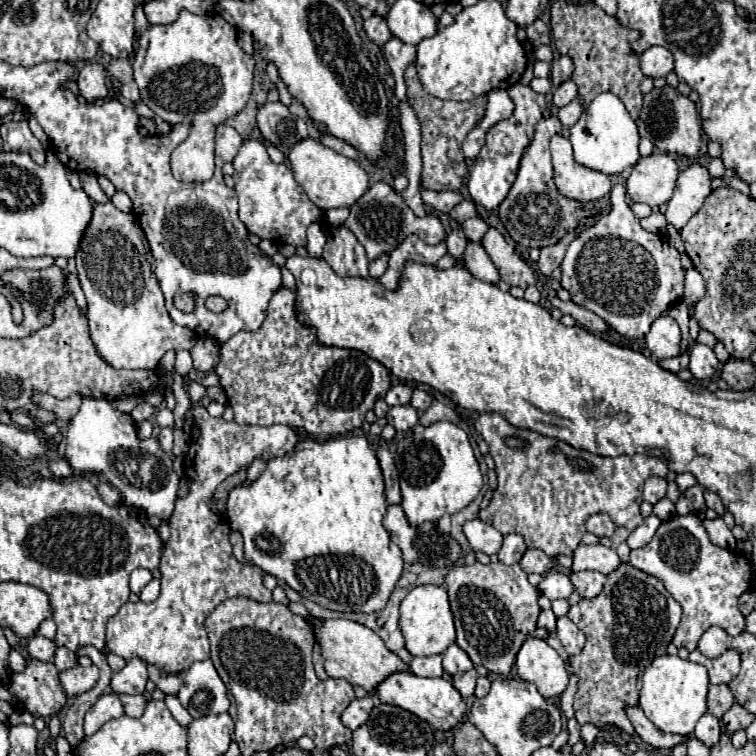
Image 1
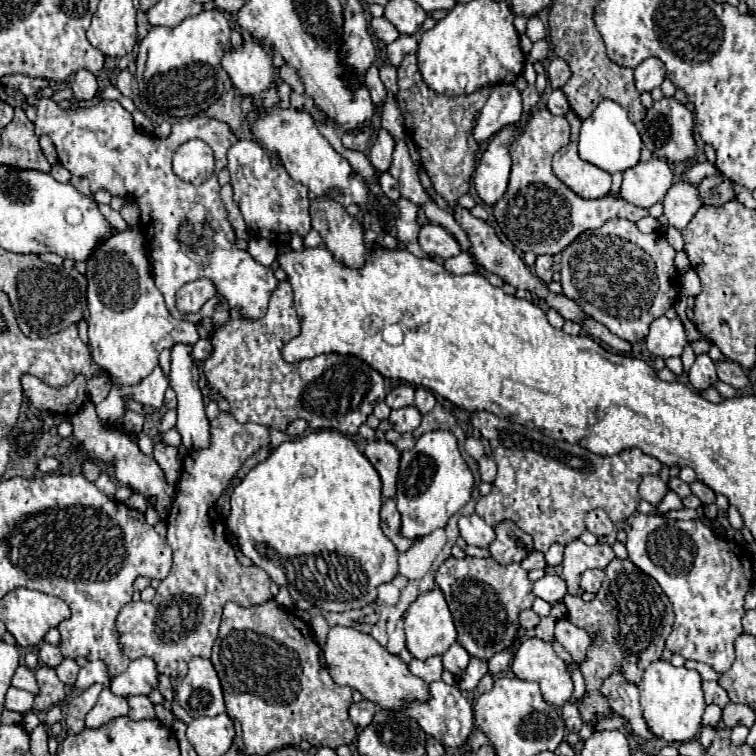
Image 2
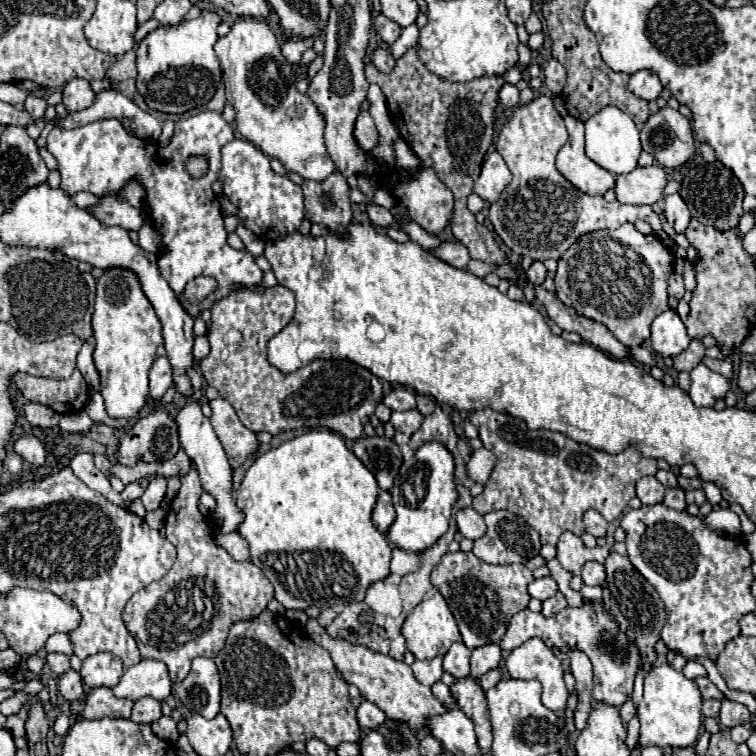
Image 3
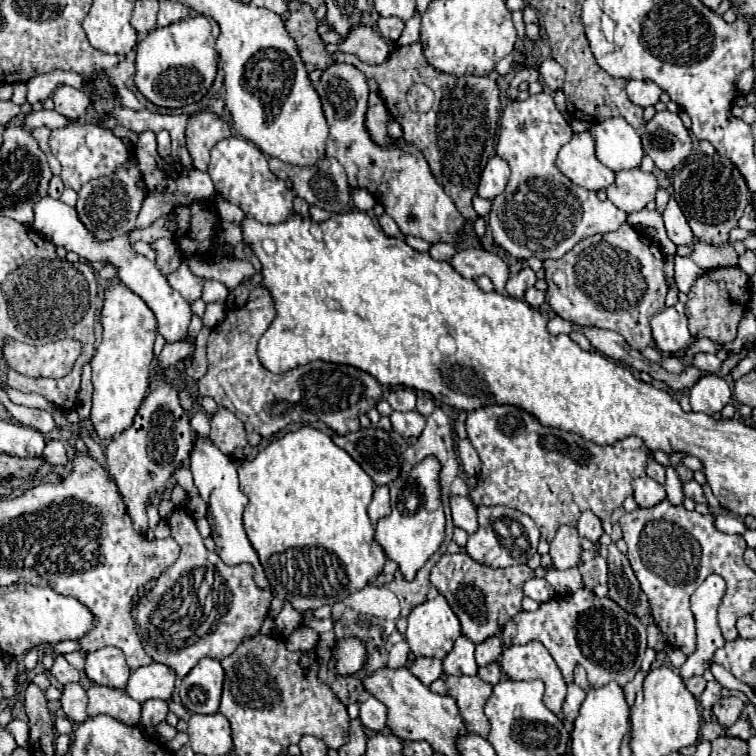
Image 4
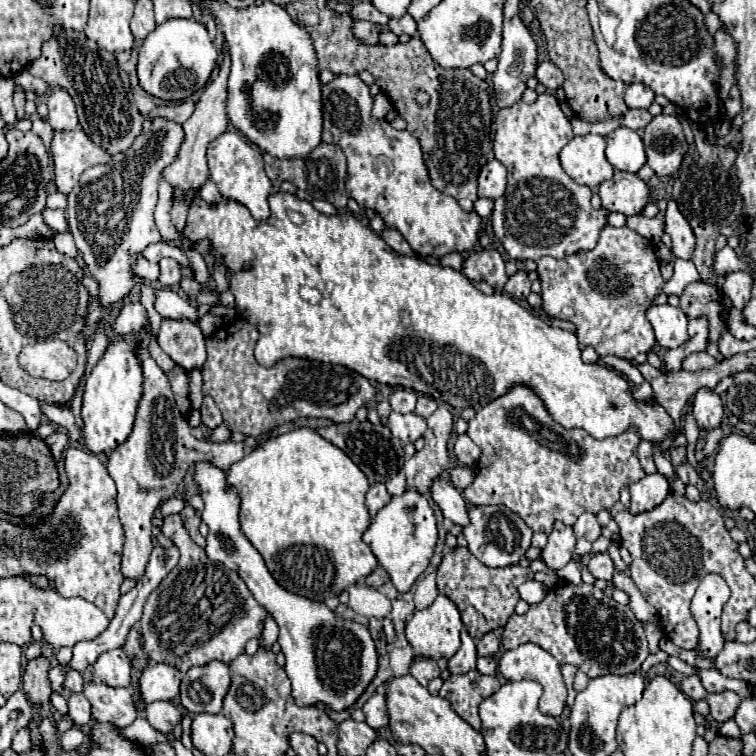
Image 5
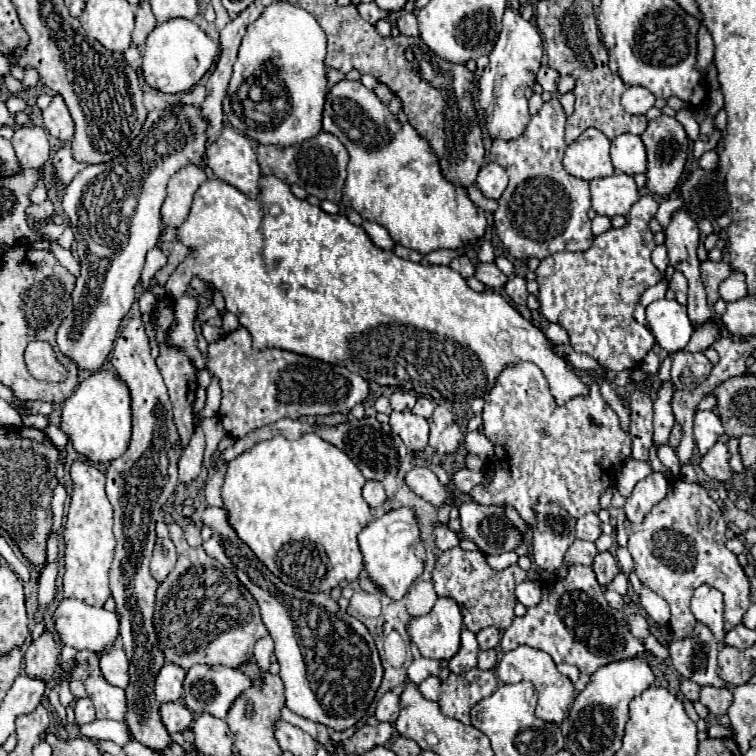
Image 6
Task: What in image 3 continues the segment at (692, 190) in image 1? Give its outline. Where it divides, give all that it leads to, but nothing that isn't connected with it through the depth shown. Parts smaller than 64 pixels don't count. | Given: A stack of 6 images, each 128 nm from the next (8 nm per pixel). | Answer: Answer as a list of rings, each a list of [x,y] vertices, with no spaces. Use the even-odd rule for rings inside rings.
[[[676,192],[676,194],[670,194],[664,198],[664,216],[668,220],[668,224],[678,232],[682,234],[686,228],[688,228],[688,222],[690,222],[690,210],[686,206],[686,202],[682,200],[682,196]]]

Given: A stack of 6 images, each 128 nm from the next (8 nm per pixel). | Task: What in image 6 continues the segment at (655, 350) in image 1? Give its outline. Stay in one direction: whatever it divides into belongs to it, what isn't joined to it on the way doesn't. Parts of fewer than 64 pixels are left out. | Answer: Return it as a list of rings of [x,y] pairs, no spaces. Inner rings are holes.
[[[664,298],[646,306],[646,322],[660,348],[668,354],[682,350],[694,332],[686,316],[686,308],[676,300]]]

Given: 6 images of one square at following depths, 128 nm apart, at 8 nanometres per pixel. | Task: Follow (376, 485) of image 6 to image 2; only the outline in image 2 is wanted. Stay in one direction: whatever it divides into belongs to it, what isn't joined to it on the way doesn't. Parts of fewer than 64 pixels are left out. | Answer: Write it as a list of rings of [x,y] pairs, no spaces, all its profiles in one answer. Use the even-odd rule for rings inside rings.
[[[386,500],[384,502],[380,518],[382,518],[382,530],[384,530],[384,534],[396,544],[396,548],[400,552],[406,552],[416,542],[416,540],[404,538],[400,534],[400,512],[396,510],[396,502],[394,500]]]

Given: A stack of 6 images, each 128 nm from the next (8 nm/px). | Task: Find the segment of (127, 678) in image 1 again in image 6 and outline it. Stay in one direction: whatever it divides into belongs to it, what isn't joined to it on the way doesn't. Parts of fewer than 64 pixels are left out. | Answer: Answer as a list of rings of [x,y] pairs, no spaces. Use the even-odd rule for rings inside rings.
[[[164,664],[154,682],[154,696],[162,702],[176,702],[182,698],[182,682],[186,672],[176,664]]]

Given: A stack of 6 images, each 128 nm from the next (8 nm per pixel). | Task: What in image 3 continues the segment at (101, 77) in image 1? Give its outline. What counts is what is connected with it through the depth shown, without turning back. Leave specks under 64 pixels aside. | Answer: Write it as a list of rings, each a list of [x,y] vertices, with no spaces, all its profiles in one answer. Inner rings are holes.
[[[74,78],[64,86],[62,102],[70,112],[78,112],[78,110],[92,106],[94,98],[96,98],[96,94],[94,94],[90,82],[84,78]]]

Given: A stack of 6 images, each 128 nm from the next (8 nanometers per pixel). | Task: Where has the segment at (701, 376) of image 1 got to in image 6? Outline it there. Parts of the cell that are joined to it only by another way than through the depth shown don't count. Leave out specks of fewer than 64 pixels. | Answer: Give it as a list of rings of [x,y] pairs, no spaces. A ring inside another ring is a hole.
[[[698,410],[694,418],[694,440],[700,454],[706,454],[724,432],[724,426],[714,410]]]

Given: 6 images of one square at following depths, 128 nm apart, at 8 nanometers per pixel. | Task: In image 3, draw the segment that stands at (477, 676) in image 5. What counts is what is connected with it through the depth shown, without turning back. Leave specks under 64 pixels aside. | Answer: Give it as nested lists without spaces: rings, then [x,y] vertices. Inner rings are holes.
[[[472,678],[456,680],[456,684],[452,684],[450,690],[452,690],[452,696],[457,700],[461,710],[474,723],[480,752],[490,754],[492,730],[485,691]]]

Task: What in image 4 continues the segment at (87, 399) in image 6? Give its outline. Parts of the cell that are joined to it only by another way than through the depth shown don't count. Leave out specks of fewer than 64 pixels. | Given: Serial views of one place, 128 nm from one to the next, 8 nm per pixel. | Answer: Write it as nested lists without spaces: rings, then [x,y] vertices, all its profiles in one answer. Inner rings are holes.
[[[108,284],[104,290],[104,302],[100,310],[102,342],[90,360],[92,382],[94,382],[94,402],[92,402],[92,424],[100,438],[112,438],[124,432],[150,386],[152,368],[152,344],[156,338],[156,318],[152,310],[124,284]]]

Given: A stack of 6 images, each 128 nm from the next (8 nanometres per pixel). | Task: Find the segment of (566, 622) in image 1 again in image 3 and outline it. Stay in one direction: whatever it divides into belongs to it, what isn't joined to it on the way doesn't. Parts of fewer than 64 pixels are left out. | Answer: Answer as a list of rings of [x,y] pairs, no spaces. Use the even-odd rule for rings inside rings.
[[[570,650],[568,652],[570,662],[572,662],[572,674],[576,678],[576,690],[578,690],[578,705],[574,711],[574,721],[576,730],[586,728],[586,718],[592,708],[593,689],[593,666],[590,658],[580,652],[580,650]]]

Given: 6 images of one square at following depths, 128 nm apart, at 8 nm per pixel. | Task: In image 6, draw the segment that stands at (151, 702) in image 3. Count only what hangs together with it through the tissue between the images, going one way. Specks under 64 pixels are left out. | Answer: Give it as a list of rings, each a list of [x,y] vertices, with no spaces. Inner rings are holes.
[[[166,702],[160,704],[160,718],[168,734],[176,734],[190,726],[192,712],[182,702]]]

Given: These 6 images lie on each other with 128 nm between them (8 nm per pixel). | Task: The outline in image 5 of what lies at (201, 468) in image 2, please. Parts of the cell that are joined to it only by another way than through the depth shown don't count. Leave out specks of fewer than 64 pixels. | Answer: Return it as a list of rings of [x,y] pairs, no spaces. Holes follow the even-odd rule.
[[[222,422],[218,428],[214,428],[212,432],[210,432],[210,436],[206,438],[206,440],[210,442],[228,442],[232,438],[232,432],[230,432],[230,428]],[[180,514],[164,518],[162,534],[172,538],[180,550],[180,560],[144,604],[140,618],[144,652],[148,652],[154,662],[168,662],[180,672],[188,672],[192,666],[204,666],[210,660],[232,662],[244,652],[250,638],[262,634],[264,618],[268,616],[266,608],[254,600],[252,592],[234,570],[212,562],[204,548],[190,540]],[[196,588],[204,588],[200,600],[196,600]]]

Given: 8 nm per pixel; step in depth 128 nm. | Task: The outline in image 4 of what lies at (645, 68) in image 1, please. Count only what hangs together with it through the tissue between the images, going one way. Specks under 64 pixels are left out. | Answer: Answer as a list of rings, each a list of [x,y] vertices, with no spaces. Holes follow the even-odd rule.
[[[630,80],[626,90],[628,98],[638,106],[654,106],[662,94],[662,90],[650,80]]]

